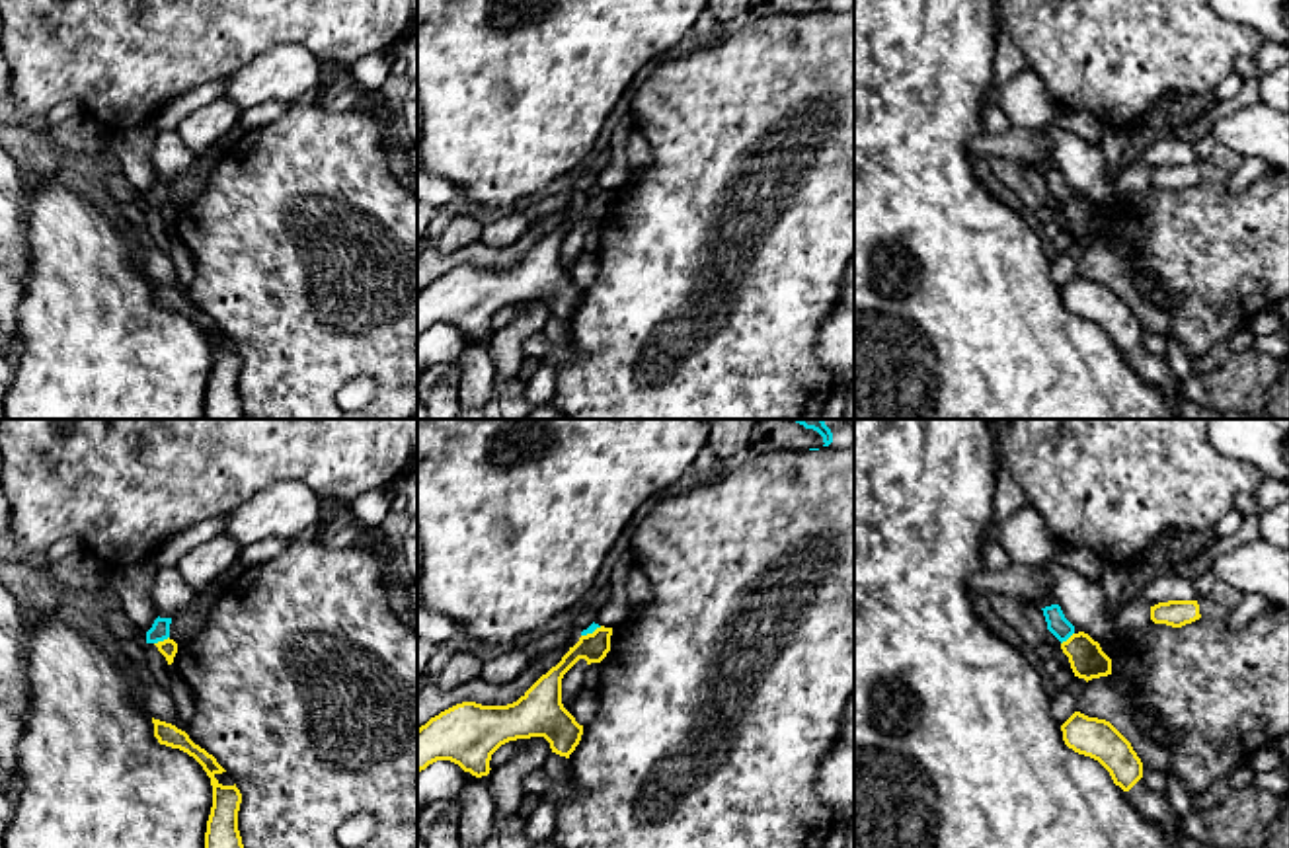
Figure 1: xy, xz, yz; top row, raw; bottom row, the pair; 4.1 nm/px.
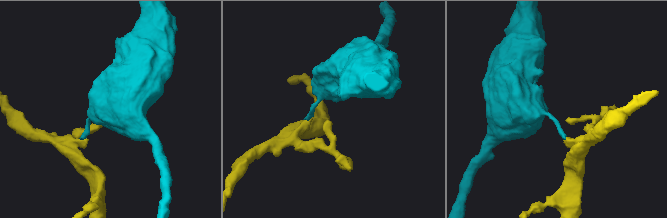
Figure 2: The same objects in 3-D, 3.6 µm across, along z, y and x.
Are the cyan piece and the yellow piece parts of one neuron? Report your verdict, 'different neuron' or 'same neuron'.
different neuron

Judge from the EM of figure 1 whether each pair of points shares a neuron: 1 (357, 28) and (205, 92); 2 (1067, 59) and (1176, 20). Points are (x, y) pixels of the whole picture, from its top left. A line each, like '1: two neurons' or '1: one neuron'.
1: two neurons
2: one neuron

